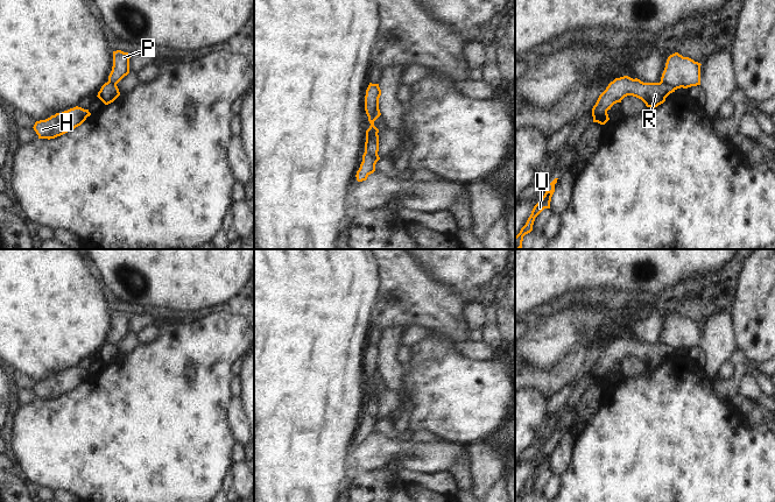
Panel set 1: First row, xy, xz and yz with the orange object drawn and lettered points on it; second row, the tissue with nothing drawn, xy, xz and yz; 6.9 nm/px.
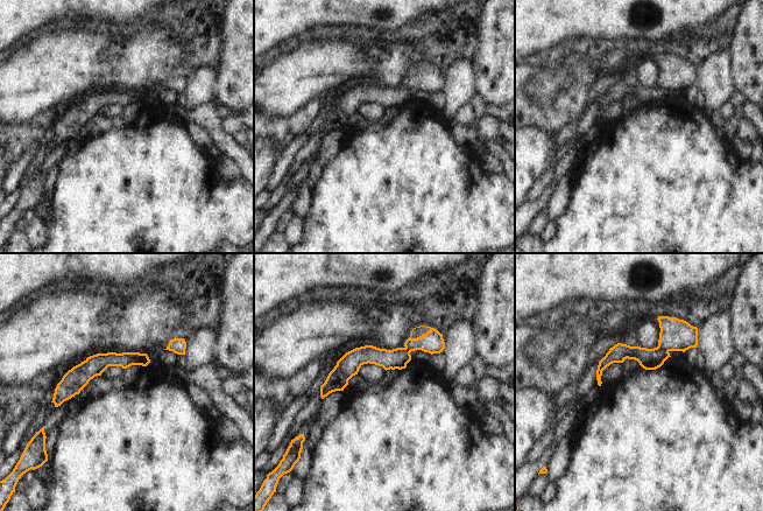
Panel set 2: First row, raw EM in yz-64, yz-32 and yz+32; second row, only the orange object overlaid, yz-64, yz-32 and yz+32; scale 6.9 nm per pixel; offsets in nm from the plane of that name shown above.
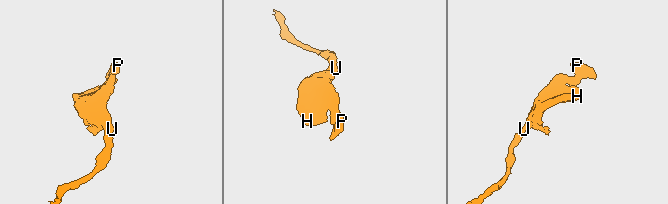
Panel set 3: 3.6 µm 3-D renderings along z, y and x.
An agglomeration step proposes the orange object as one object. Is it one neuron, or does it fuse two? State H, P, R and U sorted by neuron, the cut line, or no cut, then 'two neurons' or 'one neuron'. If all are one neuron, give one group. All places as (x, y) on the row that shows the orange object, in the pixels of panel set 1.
groups H R U / P; cut yz (660, 82), (666, 82), (675, 89); two neurons

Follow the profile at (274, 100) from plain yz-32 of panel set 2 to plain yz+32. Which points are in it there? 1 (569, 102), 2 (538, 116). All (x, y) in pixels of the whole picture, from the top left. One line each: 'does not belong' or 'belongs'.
1: does not belong
2: does not belong

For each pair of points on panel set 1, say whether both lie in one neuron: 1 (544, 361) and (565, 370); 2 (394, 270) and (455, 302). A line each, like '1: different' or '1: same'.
1: different
2: same

